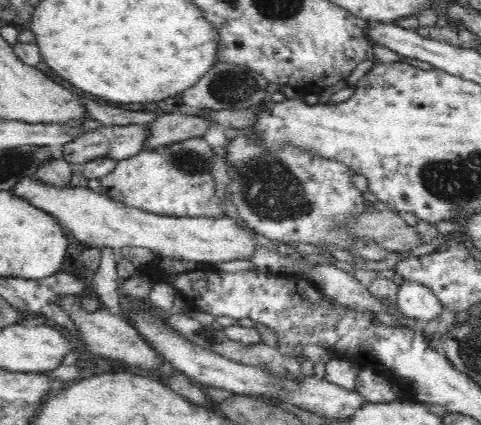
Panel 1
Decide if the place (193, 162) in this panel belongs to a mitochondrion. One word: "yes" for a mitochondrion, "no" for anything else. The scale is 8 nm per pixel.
yes

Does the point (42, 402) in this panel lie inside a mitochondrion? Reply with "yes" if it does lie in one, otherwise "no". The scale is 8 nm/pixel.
no

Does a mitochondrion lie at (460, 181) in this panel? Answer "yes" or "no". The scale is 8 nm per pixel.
yes

